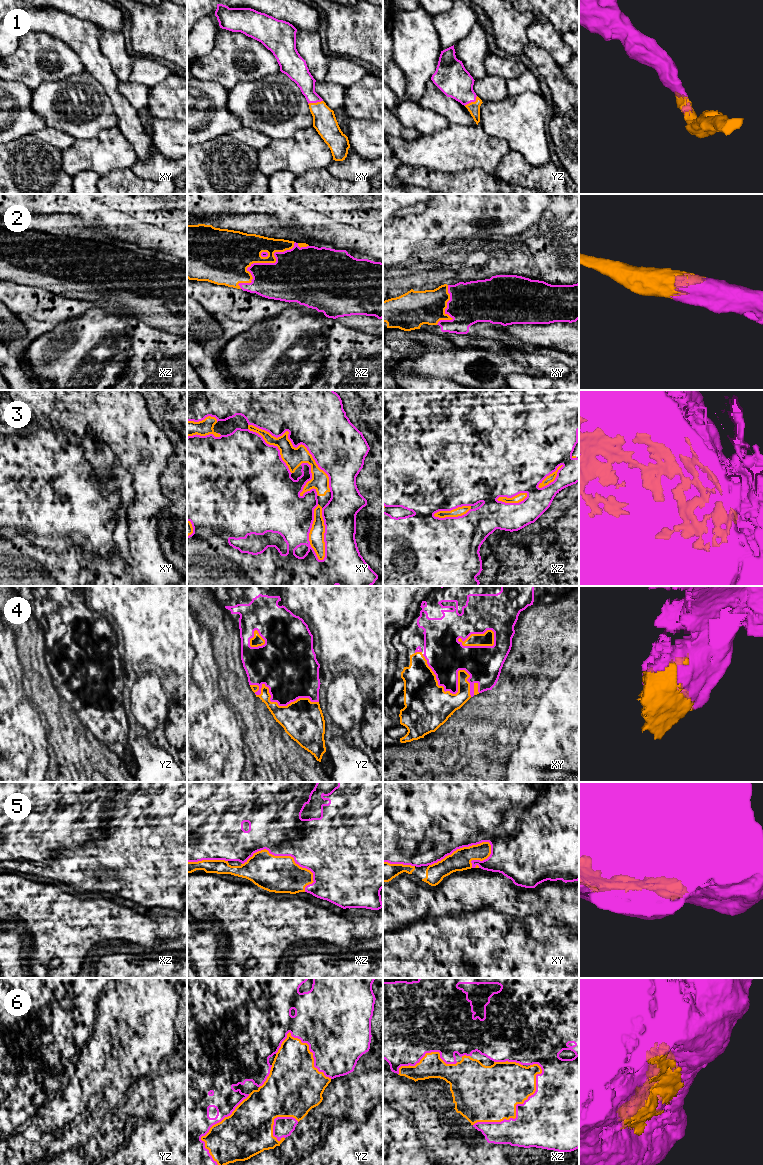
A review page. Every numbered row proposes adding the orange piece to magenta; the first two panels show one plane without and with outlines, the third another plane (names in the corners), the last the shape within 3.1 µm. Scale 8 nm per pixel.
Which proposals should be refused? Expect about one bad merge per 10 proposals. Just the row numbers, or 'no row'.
no row

